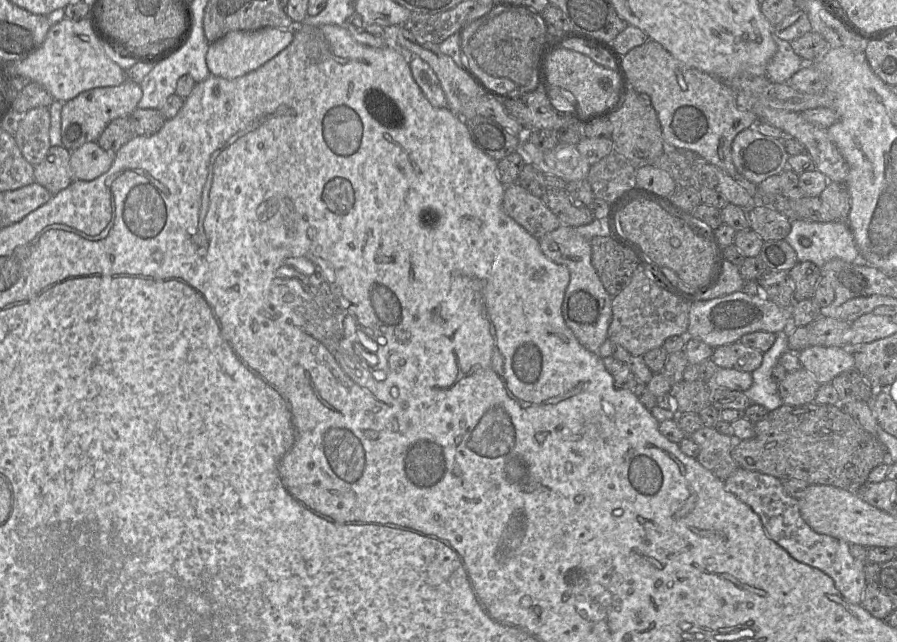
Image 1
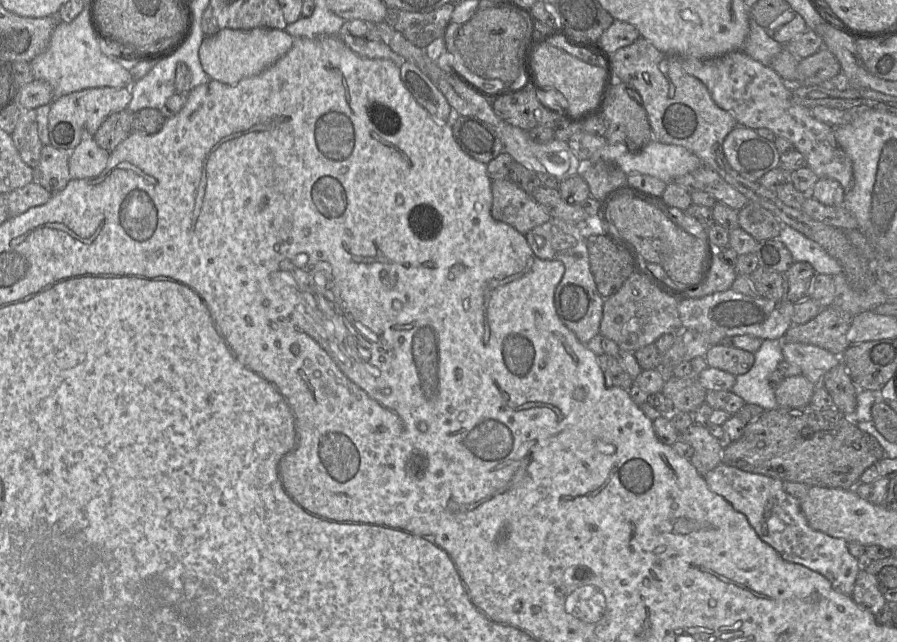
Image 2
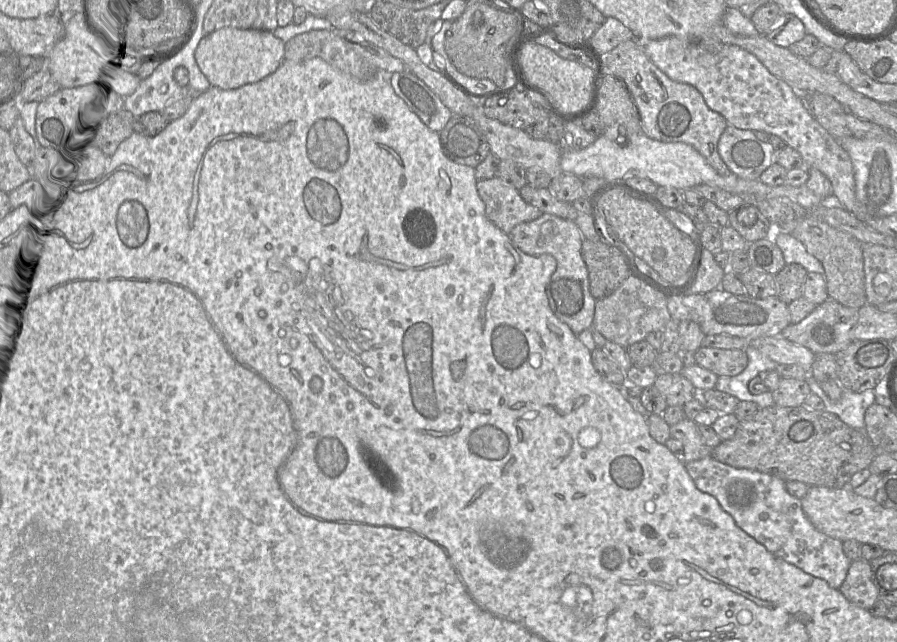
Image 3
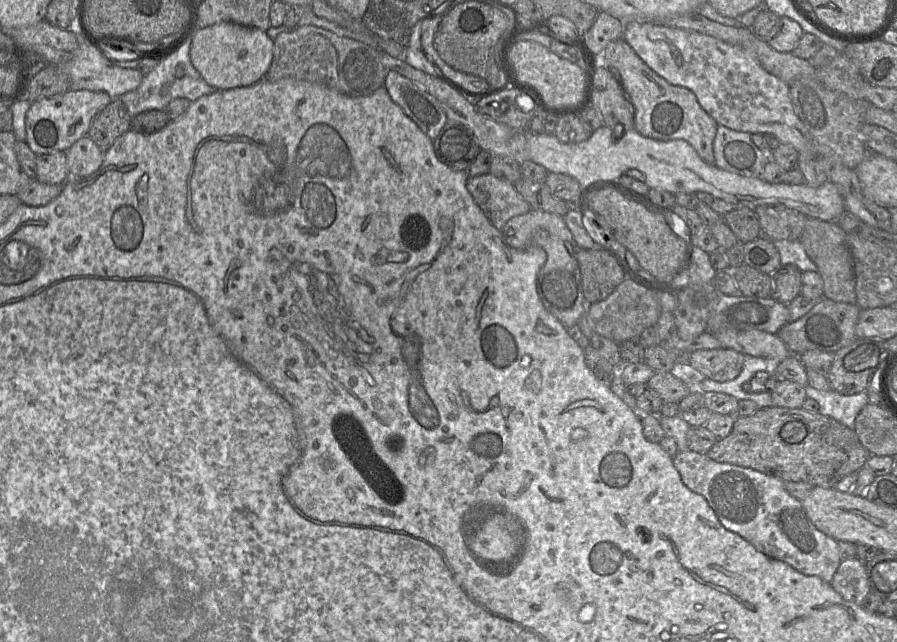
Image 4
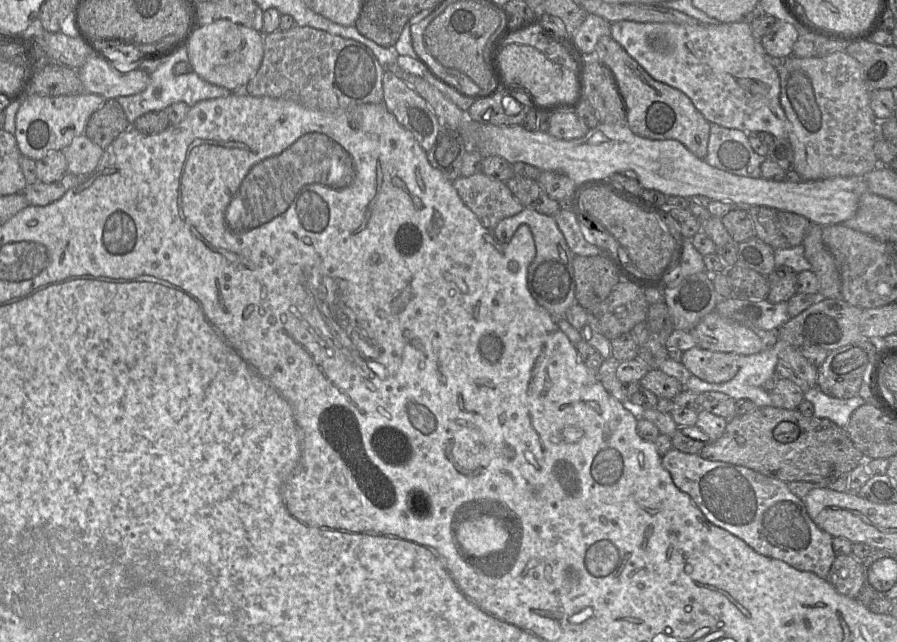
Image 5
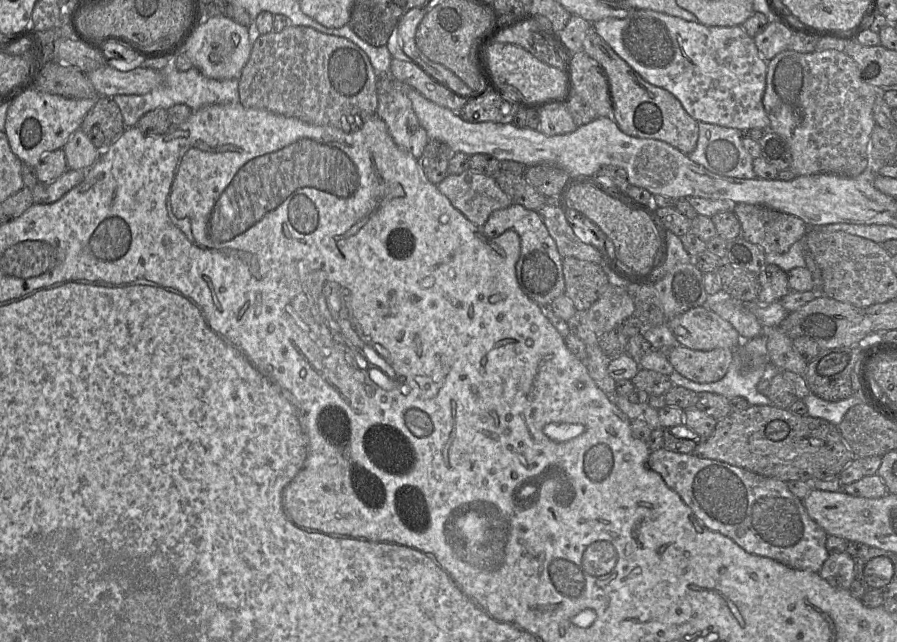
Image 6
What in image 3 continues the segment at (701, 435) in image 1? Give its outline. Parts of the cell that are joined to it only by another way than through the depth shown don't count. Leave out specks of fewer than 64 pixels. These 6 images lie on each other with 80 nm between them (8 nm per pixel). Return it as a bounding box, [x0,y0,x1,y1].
[670,418,713,463]

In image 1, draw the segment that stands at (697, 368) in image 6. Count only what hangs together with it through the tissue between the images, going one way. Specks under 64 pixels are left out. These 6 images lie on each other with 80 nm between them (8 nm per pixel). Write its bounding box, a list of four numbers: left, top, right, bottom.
[711,341,763,373]

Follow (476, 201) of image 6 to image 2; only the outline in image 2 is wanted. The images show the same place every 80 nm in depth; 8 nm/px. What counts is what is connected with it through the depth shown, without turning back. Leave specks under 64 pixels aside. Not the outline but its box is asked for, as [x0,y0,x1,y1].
[491,179,551,235]

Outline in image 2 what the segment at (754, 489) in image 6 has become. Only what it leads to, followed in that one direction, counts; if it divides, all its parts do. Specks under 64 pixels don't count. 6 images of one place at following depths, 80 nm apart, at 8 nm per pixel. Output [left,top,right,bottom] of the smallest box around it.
[703,463,863,596]

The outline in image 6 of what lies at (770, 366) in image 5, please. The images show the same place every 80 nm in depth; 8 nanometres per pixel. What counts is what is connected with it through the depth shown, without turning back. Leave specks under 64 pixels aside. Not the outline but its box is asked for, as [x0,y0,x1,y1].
[669,353,771,405]

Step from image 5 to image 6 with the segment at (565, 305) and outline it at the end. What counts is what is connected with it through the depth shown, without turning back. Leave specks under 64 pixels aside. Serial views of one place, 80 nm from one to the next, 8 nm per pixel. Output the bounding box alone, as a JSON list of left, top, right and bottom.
[481,203,565,308]

